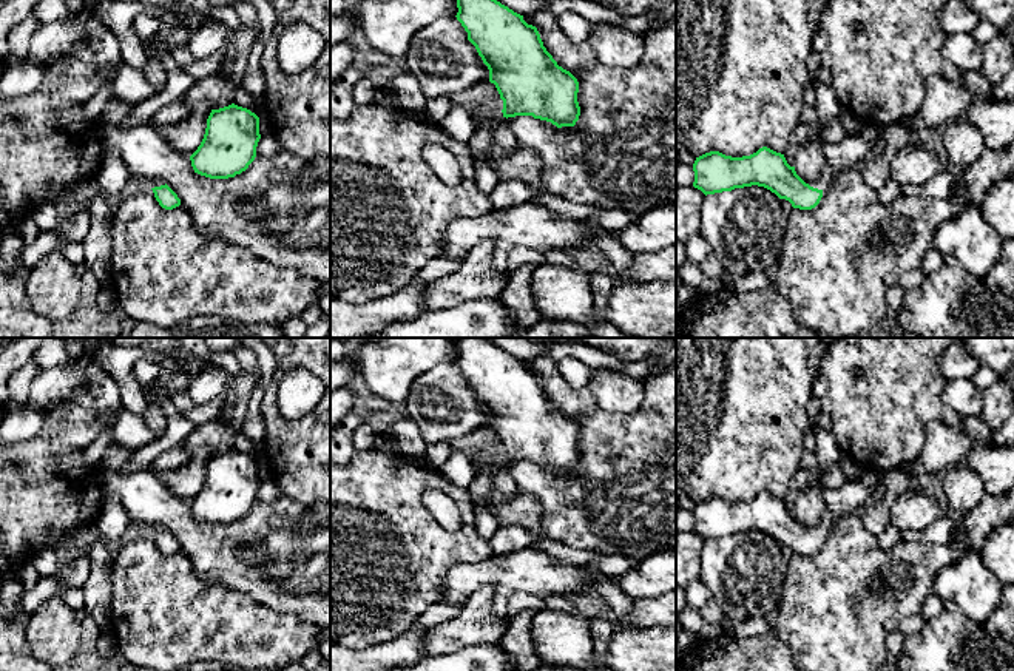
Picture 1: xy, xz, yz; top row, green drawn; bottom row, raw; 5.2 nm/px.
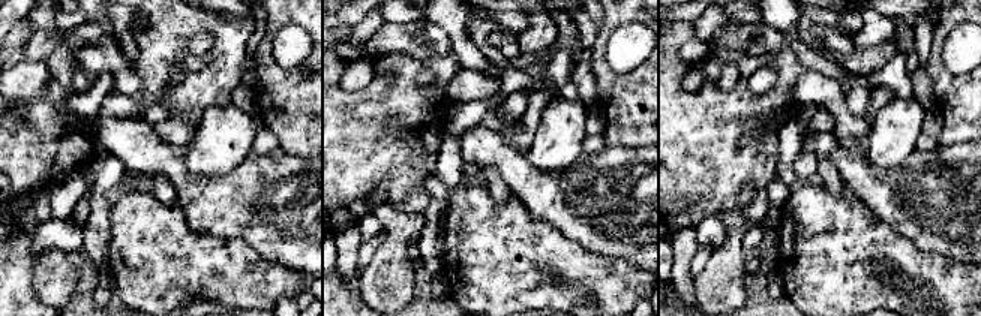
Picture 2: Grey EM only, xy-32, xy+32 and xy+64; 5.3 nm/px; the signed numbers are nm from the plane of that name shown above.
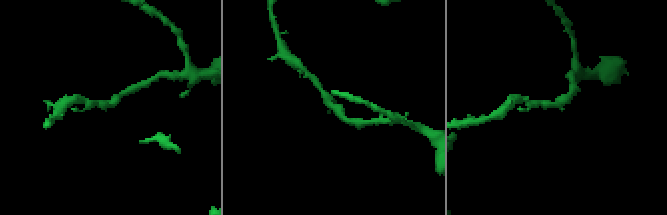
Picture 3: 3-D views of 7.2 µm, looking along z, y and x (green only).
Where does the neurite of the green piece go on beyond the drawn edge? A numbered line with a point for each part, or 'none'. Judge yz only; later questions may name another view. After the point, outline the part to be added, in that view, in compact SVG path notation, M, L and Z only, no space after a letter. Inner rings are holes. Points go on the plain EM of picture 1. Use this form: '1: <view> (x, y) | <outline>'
1: yz (851, 494) | M863 472L855 480L846 480L838 489L826 489L826 512L812 532L827 534L841 517L853 514L864 501L877 498L881 491L881 475L883 472Z

